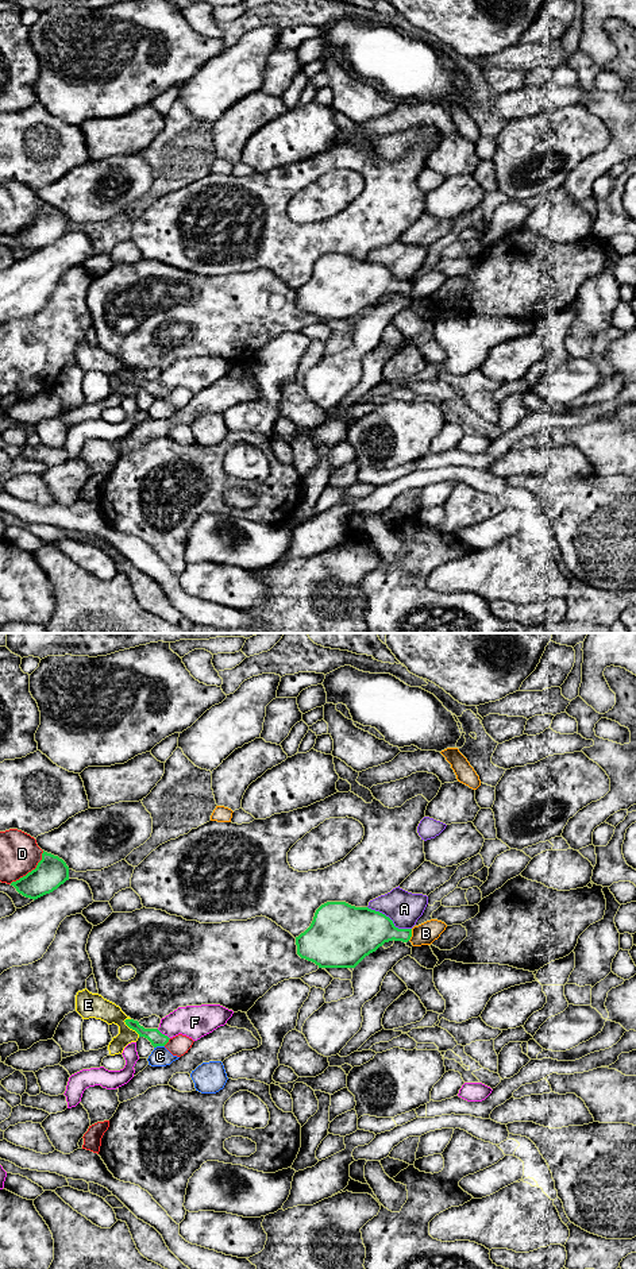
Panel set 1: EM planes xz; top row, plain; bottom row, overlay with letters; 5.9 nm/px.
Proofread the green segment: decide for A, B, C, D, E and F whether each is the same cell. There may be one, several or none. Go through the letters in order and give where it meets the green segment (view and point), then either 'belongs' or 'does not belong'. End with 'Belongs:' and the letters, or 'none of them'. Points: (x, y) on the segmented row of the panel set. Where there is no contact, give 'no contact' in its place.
A: xz (390, 920) | does not belong
B: xz (411, 934) | does not belong
C: xz (158, 1045) | does not belong
D: xz (31, 871) | does not belong
E: xz (130, 1028) | does not belong
F: xz (164, 1034) | does not belong
Belongs: none of them

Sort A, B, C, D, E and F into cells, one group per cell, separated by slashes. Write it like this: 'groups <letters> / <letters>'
groups A / B / C / D / E / F

